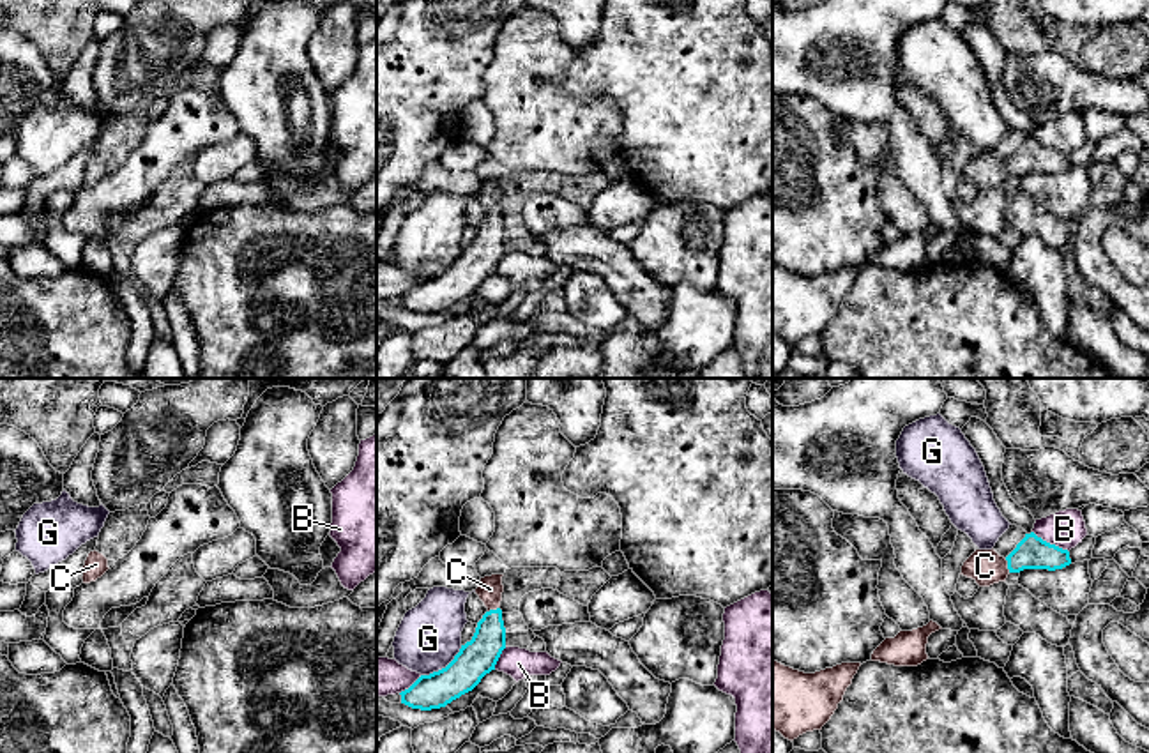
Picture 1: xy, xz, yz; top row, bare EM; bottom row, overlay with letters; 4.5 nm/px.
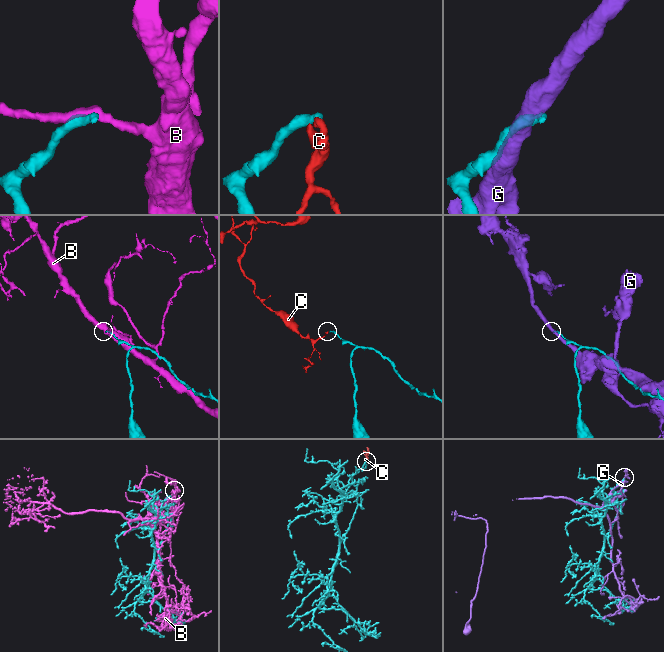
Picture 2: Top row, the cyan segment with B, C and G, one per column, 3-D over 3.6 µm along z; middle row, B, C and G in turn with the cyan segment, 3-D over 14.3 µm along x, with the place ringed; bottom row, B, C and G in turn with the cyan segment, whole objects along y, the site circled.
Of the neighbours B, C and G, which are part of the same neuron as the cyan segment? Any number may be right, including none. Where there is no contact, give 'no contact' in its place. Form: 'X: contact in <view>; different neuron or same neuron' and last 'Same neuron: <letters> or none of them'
B: contact in yz; different neuron
C: contact in yz; same neuron
G: contact in xz; different neuron
Same neuron: C

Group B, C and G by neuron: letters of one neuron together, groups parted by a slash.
B / C / G

